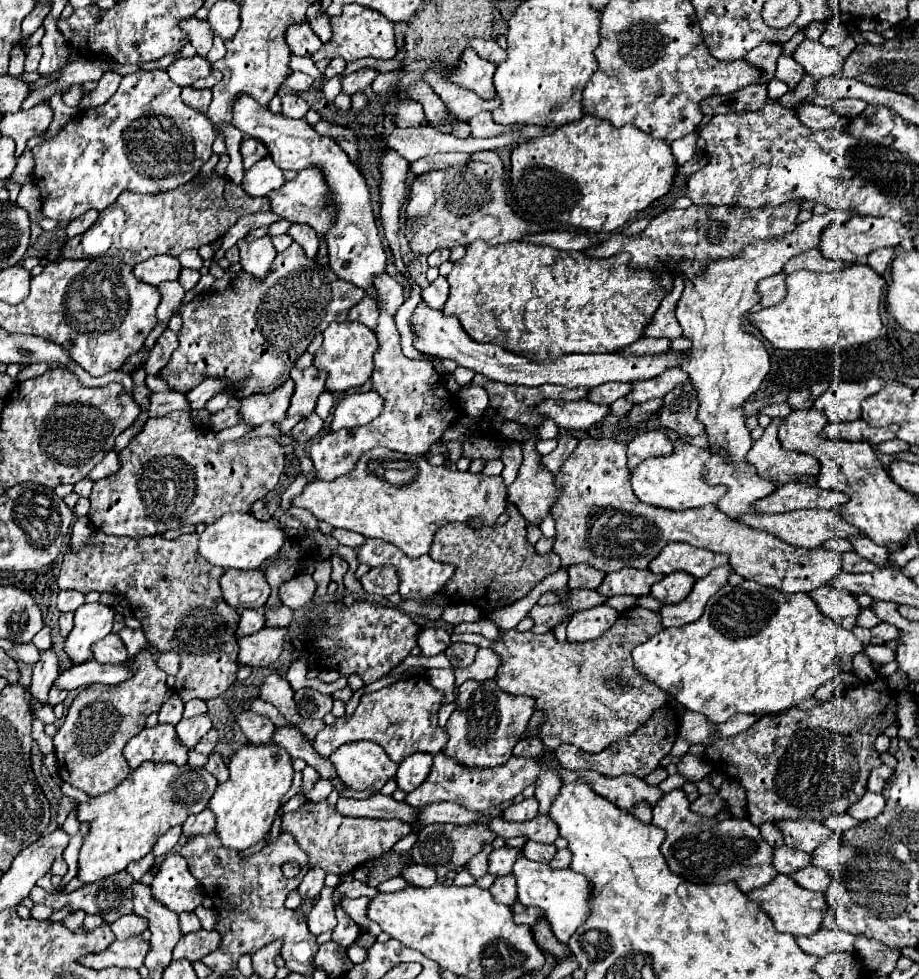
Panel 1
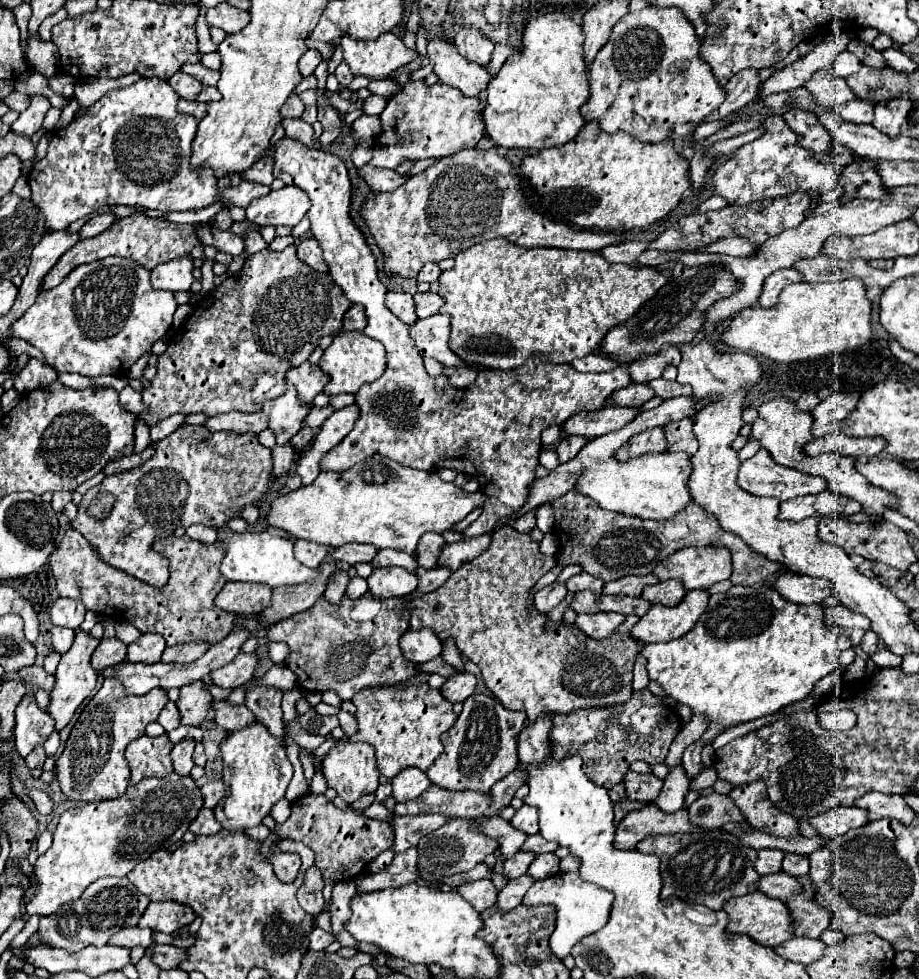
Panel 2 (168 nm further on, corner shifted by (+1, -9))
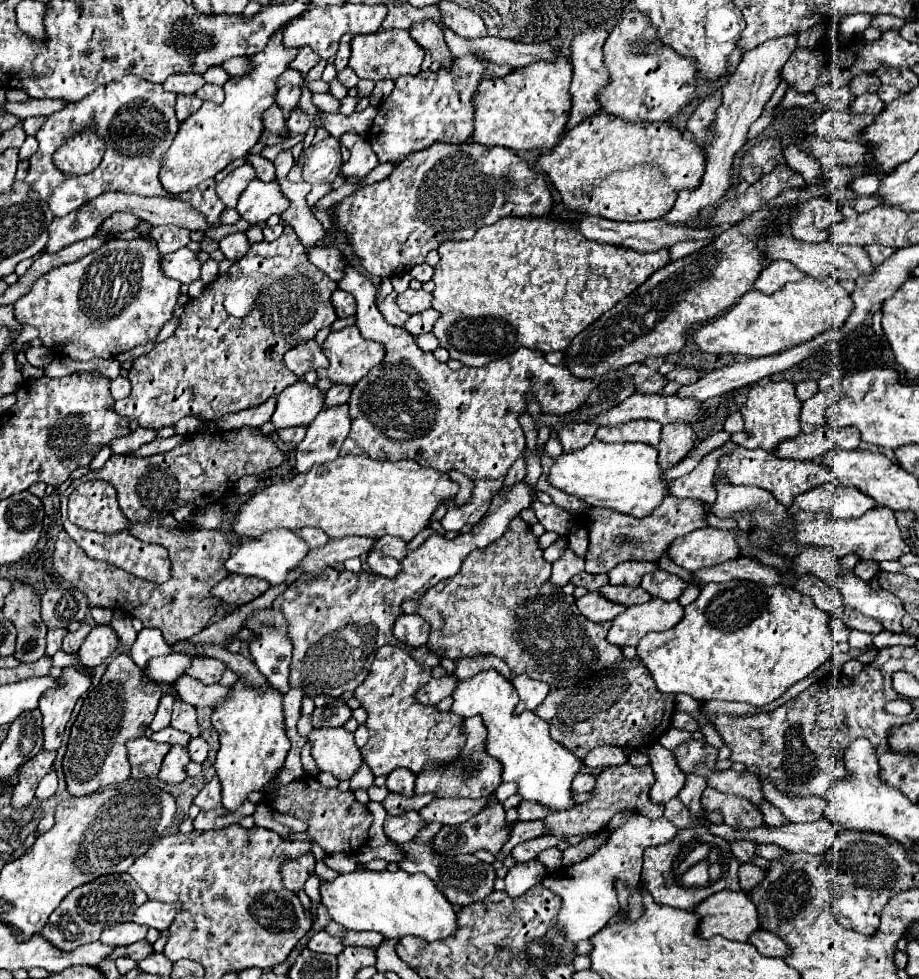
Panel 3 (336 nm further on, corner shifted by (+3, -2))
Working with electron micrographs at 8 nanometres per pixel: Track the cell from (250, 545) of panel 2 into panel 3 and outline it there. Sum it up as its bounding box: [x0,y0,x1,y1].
[225,530,309,586]

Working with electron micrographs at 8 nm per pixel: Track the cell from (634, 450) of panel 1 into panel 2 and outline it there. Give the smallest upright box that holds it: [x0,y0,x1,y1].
[615,427,667,461]

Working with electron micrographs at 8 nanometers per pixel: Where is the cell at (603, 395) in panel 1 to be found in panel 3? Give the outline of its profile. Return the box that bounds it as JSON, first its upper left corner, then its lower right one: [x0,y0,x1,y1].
[633,364,667,394]

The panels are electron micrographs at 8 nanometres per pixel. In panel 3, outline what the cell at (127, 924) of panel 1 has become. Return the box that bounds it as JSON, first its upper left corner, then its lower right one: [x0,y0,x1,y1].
[101,922,147,946]

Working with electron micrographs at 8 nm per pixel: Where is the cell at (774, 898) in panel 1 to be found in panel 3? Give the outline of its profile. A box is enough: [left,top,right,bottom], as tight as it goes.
[695,890,759,942]

